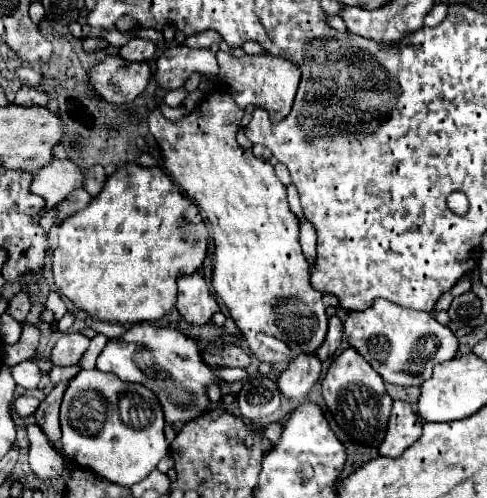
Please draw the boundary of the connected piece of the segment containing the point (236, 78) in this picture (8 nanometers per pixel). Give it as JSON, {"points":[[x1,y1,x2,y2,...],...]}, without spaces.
{"points":[[216,53,220,73,218,79,228,87,232,99,238,105,262,105,274,123,280,123,292,109,296,87,300,83,300,69,282,57,272,57,270,53,262,55,244,55,242,59,232,57,230,53]]}

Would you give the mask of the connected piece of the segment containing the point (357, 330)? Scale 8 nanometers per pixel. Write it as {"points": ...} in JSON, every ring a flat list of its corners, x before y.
{"points":[[374,299,372,307,348,313,344,333,348,343,392,385,422,385,436,363,454,359,458,353,456,335,446,325,440,325,432,313,404,309,386,299]]}

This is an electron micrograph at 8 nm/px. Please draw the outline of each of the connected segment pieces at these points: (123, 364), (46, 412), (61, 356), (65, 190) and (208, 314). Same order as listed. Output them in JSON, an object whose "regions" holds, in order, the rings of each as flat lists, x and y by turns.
{"regions":[[[138,323,128,329,120,339,110,339,98,357,96,369,114,373,124,381,138,381,150,387,164,409,166,423,186,423,200,417,210,405,206,385,216,381,242,381,246,369,216,369,212,371,200,357,194,339,180,333,176,327,158,327,152,323]],[[68,381,56,383,56,387,44,397,44,401,34,413,36,423,44,429,44,433,52,443,60,439,60,403,66,389,68,389]],[[64,333,52,349,52,363,54,365,74,365,80,361,84,351,88,349,90,339,84,333]],[[52,159,48,167,42,167,34,173,32,179,32,193,46,199,52,207,66,199,66,195,78,187,82,187,82,171,66,161,66,159]],[[202,273,180,275,178,279,178,313,192,325,206,325,220,311]]]}

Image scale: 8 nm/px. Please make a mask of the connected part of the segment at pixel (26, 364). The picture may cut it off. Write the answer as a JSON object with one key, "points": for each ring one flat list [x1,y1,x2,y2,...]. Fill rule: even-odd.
{"points":[[22,361,22,363,14,365,14,367,10,367,10,371,12,371,14,381,18,385,22,385,24,389,28,389,28,391,38,389,42,373,40,373,40,369,38,369,38,365,34,361]]}

